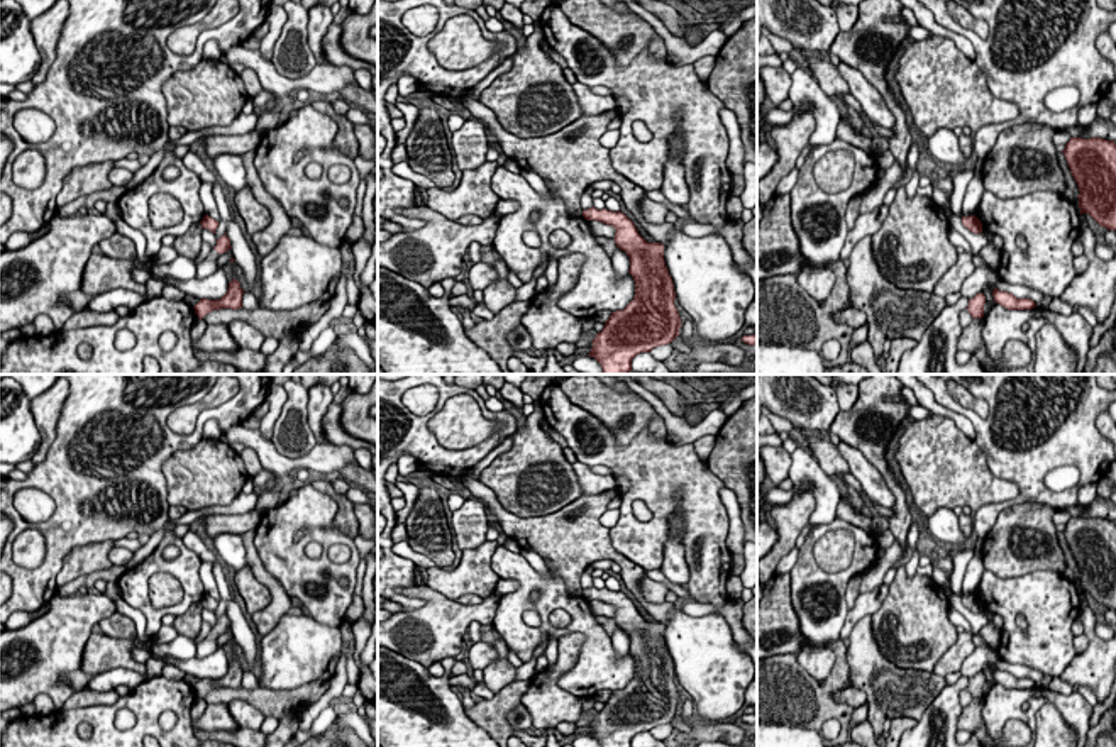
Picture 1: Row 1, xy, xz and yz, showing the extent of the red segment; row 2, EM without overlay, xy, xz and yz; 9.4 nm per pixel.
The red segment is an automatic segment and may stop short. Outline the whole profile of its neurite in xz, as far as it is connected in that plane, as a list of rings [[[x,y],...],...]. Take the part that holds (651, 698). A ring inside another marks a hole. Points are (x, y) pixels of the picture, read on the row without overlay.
[[[591,586],[583,589],[583,596],[616,610],[613,620],[630,637],[628,652],[635,661],[633,679],[623,689],[611,691],[588,735],[601,747],[632,747],[637,733],[671,723],[682,703],[674,684],[676,671],[664,640],[664,623],[647,622],[620,589]]]

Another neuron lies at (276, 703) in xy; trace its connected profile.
[[[313,681],[293,689],[244,689],[220,688],[207,693],[202,700],[208,703],[230,703],[244,700],[257,708],[266,718],[296,715],[301,706],[318,701],[330,689],[330,681]]]

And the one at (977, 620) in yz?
[[[950,595],[950,605],[953,610],[957,610],[959,613],[962,613],[967,622],[972,627],[974,635],[979,635],[979,632],[987,625],[989,618],[984,615],[984,611],[981,613],[974,613],[970,611],[964,603],[962,603],[962,596],[959,595]]]

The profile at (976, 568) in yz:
[[[974,551],[974,557],[967,566],[967,573],[962,581],[962,595],[970,596],[975,593],[979,579],[984,573],[982,556],[979,551]]]

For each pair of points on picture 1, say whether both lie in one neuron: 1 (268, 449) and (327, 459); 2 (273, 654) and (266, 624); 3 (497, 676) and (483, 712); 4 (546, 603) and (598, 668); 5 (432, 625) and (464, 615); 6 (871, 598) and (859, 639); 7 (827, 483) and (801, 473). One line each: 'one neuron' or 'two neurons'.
1: one neuron
2: two neurons
3: two neurons
4: one neuron
5: one neuron
6: two neurons
7: one neuron

